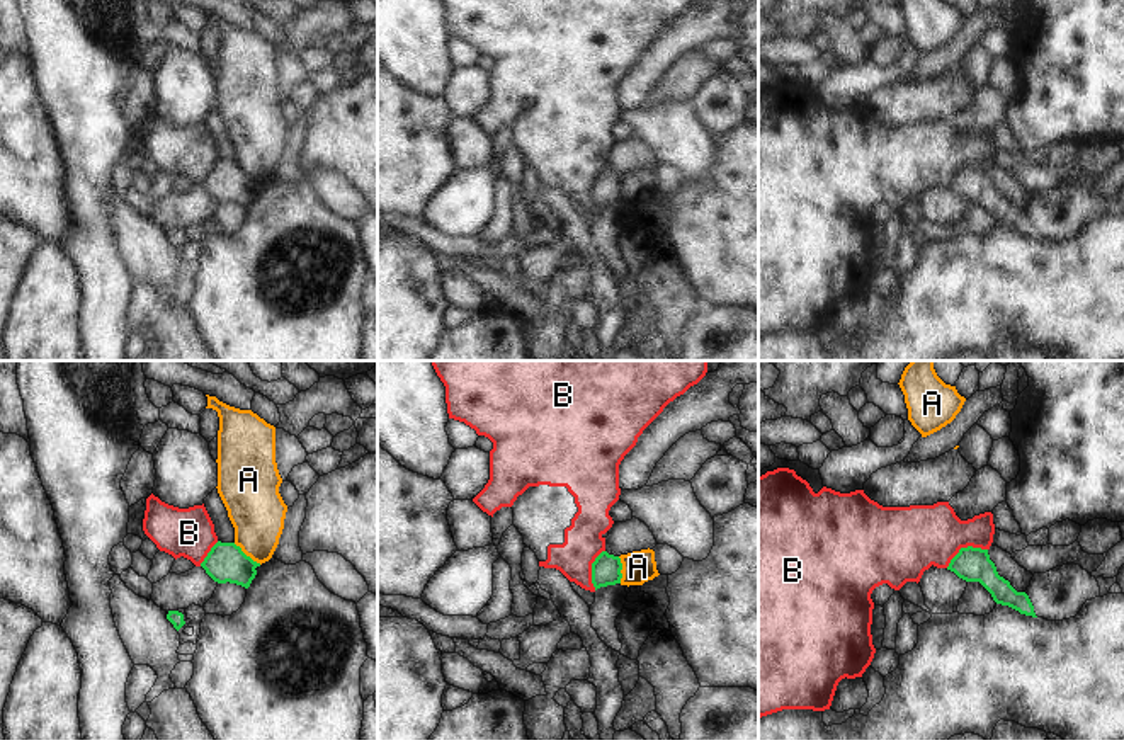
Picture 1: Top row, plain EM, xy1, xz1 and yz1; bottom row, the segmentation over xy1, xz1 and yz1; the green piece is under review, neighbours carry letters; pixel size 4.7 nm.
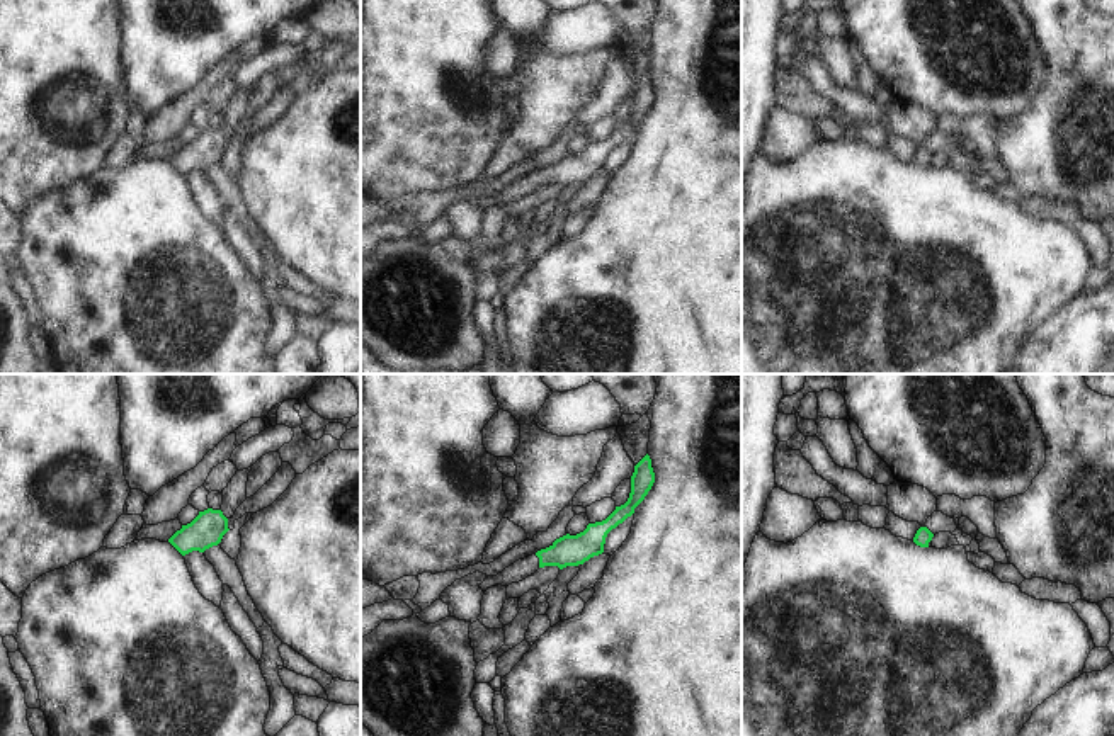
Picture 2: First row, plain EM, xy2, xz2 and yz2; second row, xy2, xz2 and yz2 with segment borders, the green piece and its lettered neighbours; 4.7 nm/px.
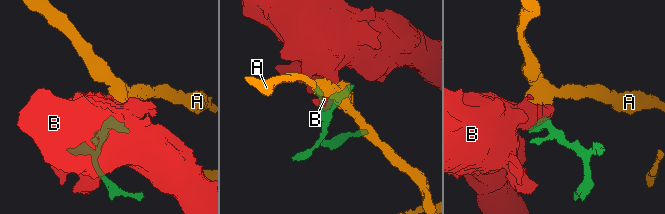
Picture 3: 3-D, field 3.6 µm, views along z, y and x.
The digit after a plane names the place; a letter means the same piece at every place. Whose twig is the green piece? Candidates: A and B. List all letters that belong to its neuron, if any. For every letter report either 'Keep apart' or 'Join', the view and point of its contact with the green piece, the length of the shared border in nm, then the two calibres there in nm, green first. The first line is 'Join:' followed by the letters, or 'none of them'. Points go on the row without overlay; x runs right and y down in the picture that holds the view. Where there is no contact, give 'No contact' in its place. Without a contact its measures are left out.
Join: none of them
A: Keep apart. Touches green at xy1 (245, 174). Shared border 170 nm. Thickness 180 nm (green) against 260 nm
B: Keep apart. Touches green at yz1 (965, 167). Shared border 220 nm. Thickness 160 nm (green) against 300 nm.

